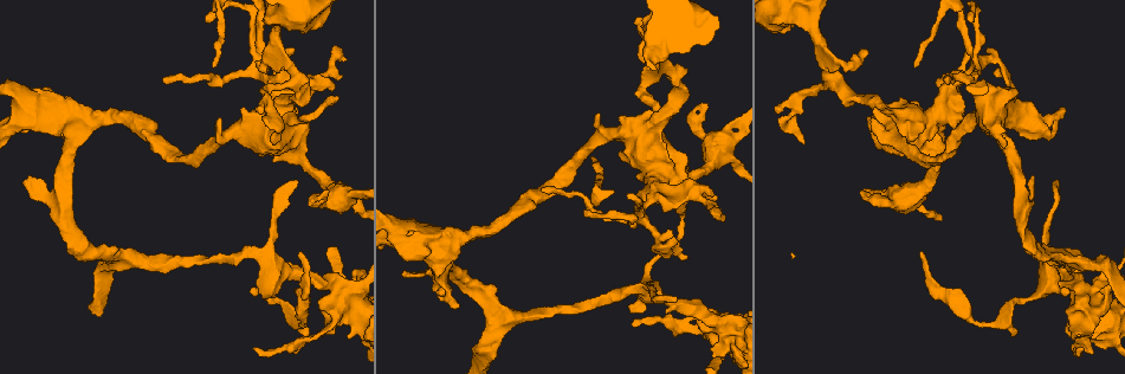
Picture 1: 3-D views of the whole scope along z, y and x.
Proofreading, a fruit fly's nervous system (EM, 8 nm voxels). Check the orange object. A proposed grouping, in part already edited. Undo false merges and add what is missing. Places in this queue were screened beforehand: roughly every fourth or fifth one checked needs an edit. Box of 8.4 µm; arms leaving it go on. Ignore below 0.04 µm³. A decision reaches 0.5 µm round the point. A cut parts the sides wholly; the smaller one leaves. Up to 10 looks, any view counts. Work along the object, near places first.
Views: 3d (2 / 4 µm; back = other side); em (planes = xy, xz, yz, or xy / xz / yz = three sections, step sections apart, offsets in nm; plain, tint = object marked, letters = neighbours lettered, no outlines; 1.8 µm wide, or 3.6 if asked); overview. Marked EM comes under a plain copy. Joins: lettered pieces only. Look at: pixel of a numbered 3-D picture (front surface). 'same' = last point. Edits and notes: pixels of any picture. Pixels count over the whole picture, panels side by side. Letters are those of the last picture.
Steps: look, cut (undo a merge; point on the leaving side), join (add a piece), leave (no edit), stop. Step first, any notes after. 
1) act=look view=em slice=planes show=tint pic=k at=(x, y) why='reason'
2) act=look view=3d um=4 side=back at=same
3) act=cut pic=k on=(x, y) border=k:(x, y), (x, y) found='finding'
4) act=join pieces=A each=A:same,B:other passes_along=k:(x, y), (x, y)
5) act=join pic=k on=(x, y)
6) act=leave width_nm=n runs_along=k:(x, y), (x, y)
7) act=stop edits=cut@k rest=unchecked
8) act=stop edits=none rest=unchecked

act=look view=3d um=2 pic=1 at=(270, 141) why='branch stops here'

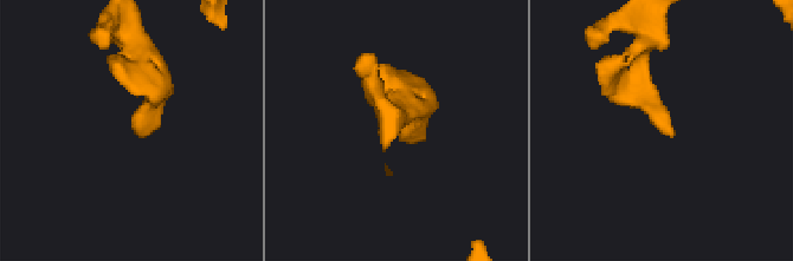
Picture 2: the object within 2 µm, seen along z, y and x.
act=look view=em um=3.6 slice=xz step=4 show=tint pic=2 at=(402, 139)

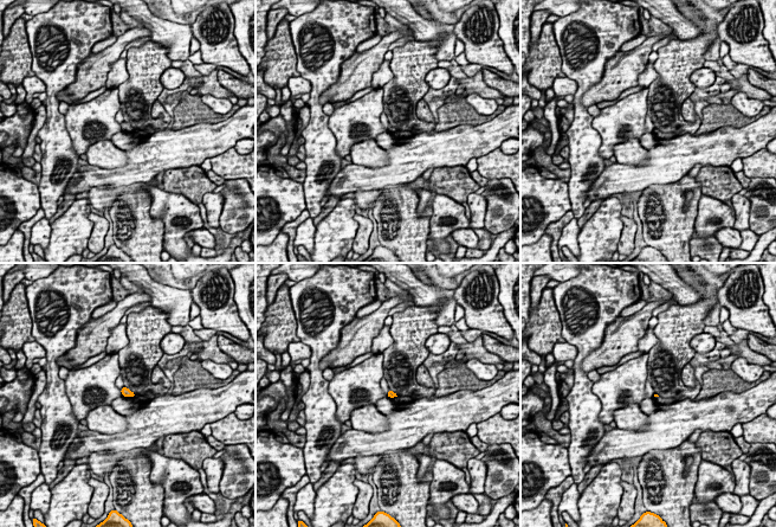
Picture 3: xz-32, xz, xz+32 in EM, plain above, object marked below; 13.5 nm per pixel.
act=look view=em um=3.6 slice=xy step=4 show=letters at=same why='another direction'

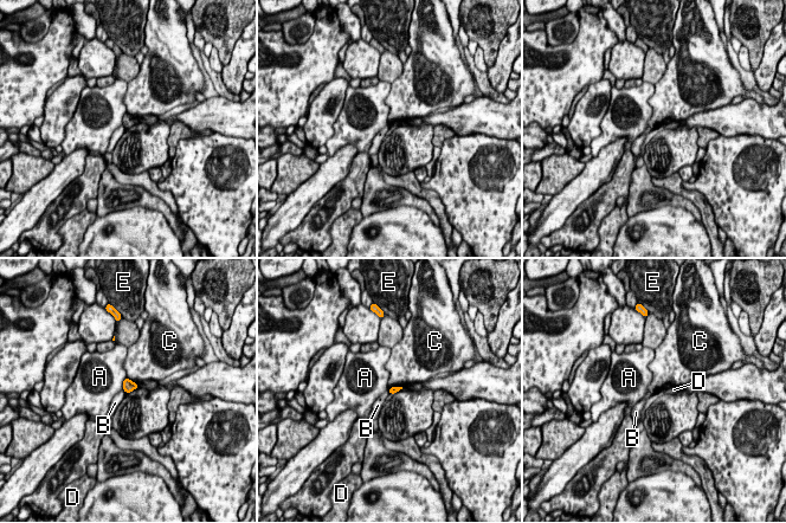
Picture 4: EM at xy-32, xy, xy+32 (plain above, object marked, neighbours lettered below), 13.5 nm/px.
act=leave longest_contact=C:220nm each=A:other,B:other,C:other,D:other,E:other found='no lettered piece goes on from it'

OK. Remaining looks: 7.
act=look view=em um=3.6 slice=planes show=tint pic=1 at=(331, 96) why='touches itself'

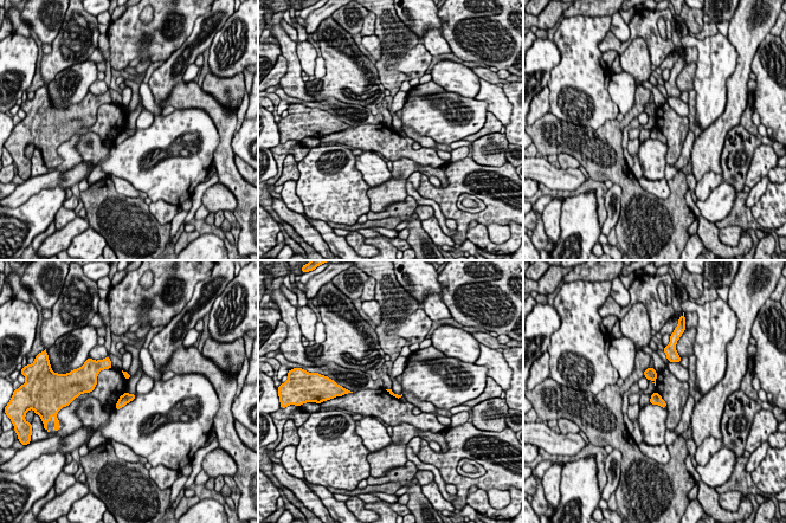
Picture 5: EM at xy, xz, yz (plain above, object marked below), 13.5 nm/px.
act=look view=em um=3.6 slice=planes show=letters at=same

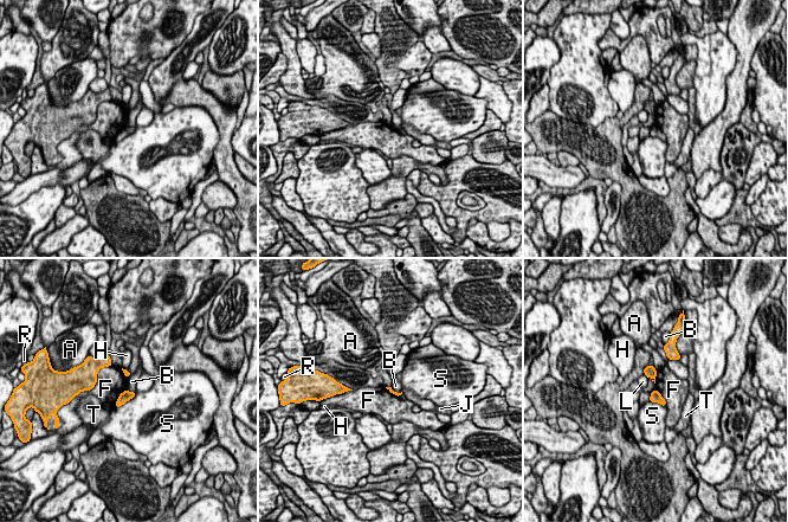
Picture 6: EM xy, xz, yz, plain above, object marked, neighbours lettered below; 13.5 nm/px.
act=leave each=A:other,B:other,F:other,H:other,J:other,L:other,R:other,S:other,T:other border=6:(111, 365), (85, 391) found='continuous, no second neuron'

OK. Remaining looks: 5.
act=look view=em slice=planes show=letters pic=1 at=(1063, 286) why='free end'

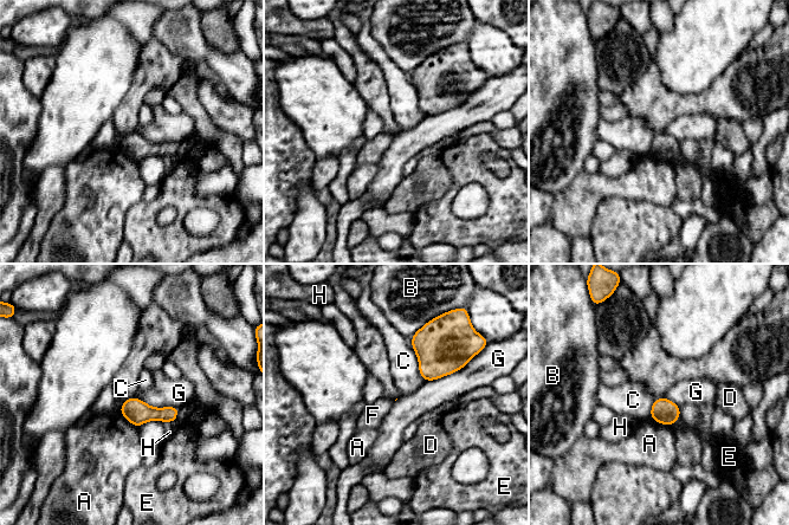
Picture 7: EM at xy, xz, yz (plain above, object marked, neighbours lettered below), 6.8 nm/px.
act=leave each=A:other,B:other,C:other,D:other,E:other,F:other,G:other,H:other border=7:(470, 358), (456, 371), (426, 381) found='no lettered piece goes on from it'

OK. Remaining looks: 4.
act=look view=em slice=planes show=letters pic=1 at=(1082, 297) why='calibre changes'

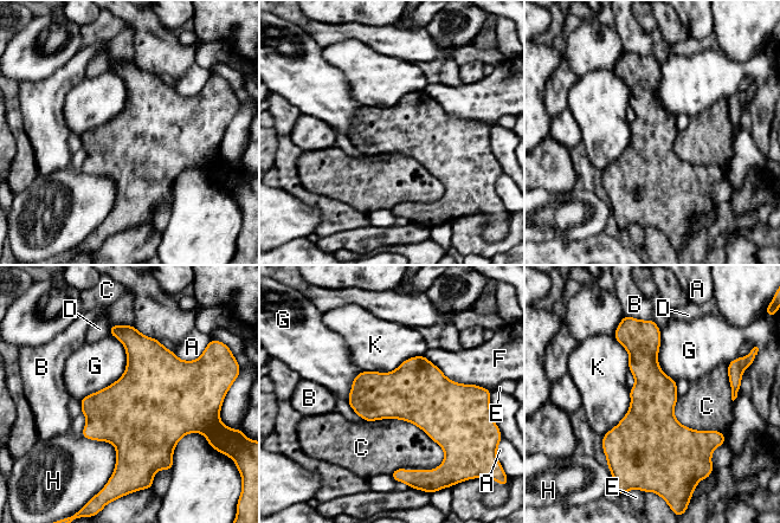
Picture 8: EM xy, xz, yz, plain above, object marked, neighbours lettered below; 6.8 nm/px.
act=leave longest_contact=G:500nm each=A:other,B:other,C:other,D:other,E:other,F:other,G:other,H:other,K:other border=8:(677, 396), (681, 424), (726, 443) found='one neuron here'

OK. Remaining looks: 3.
act=stop edits=none rest=unchecked

